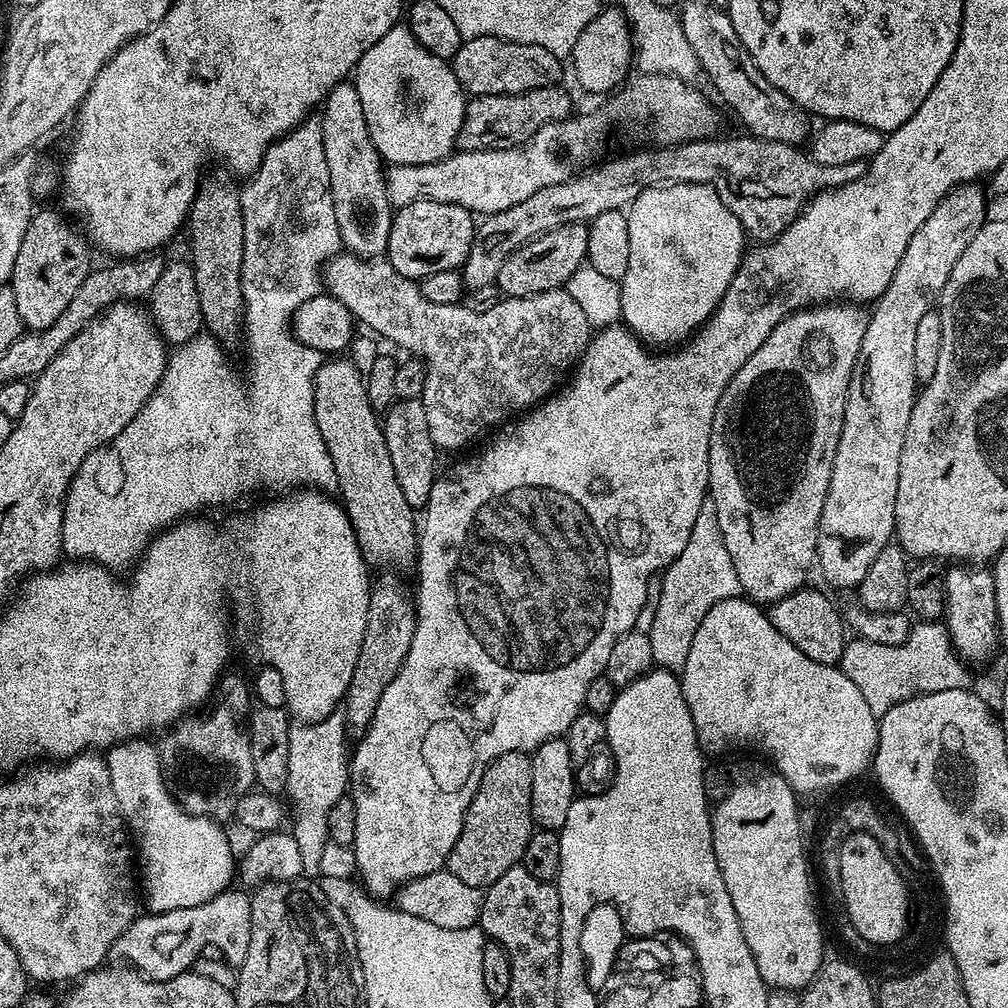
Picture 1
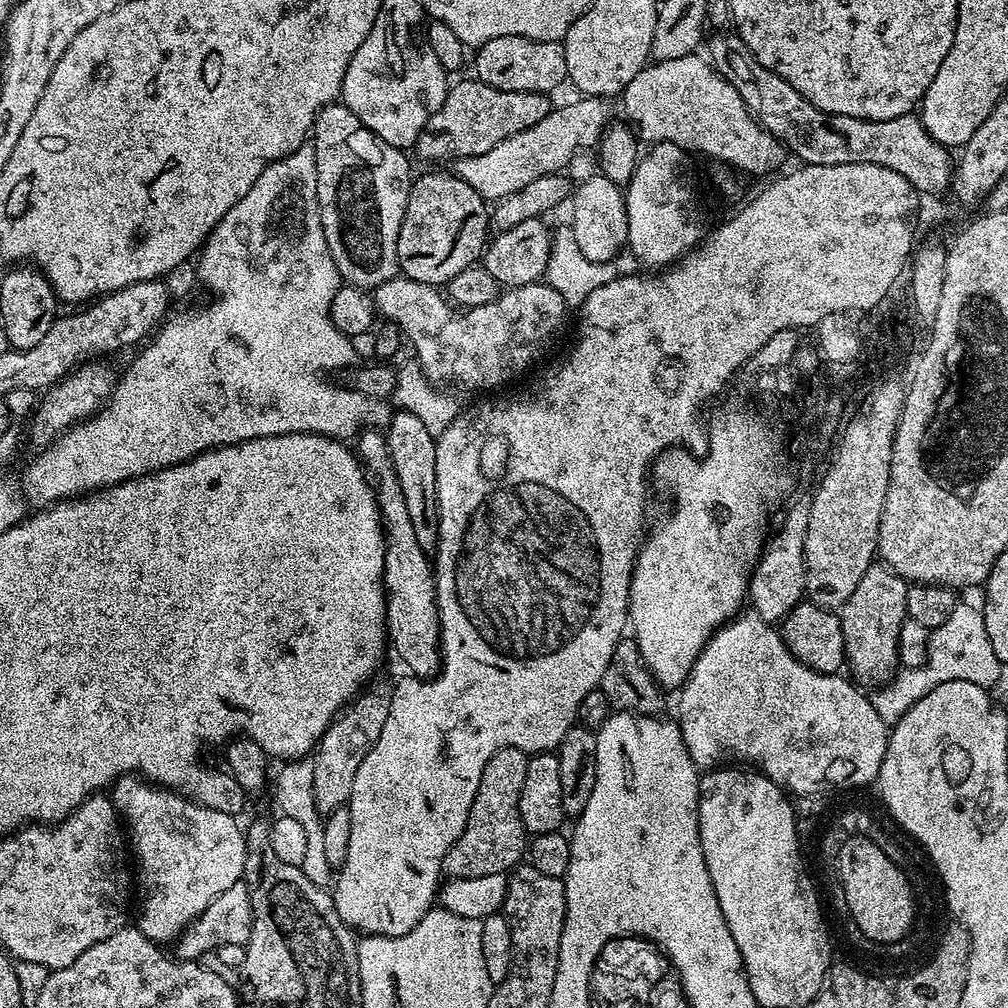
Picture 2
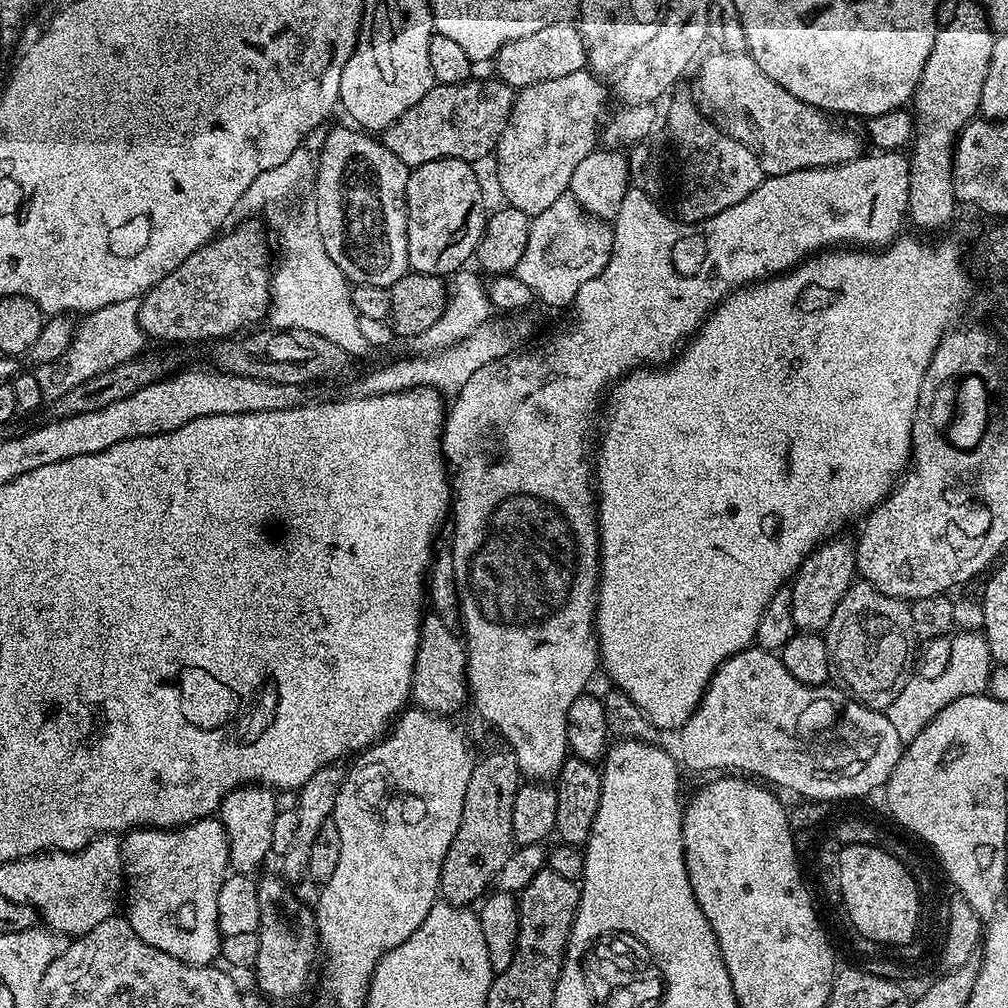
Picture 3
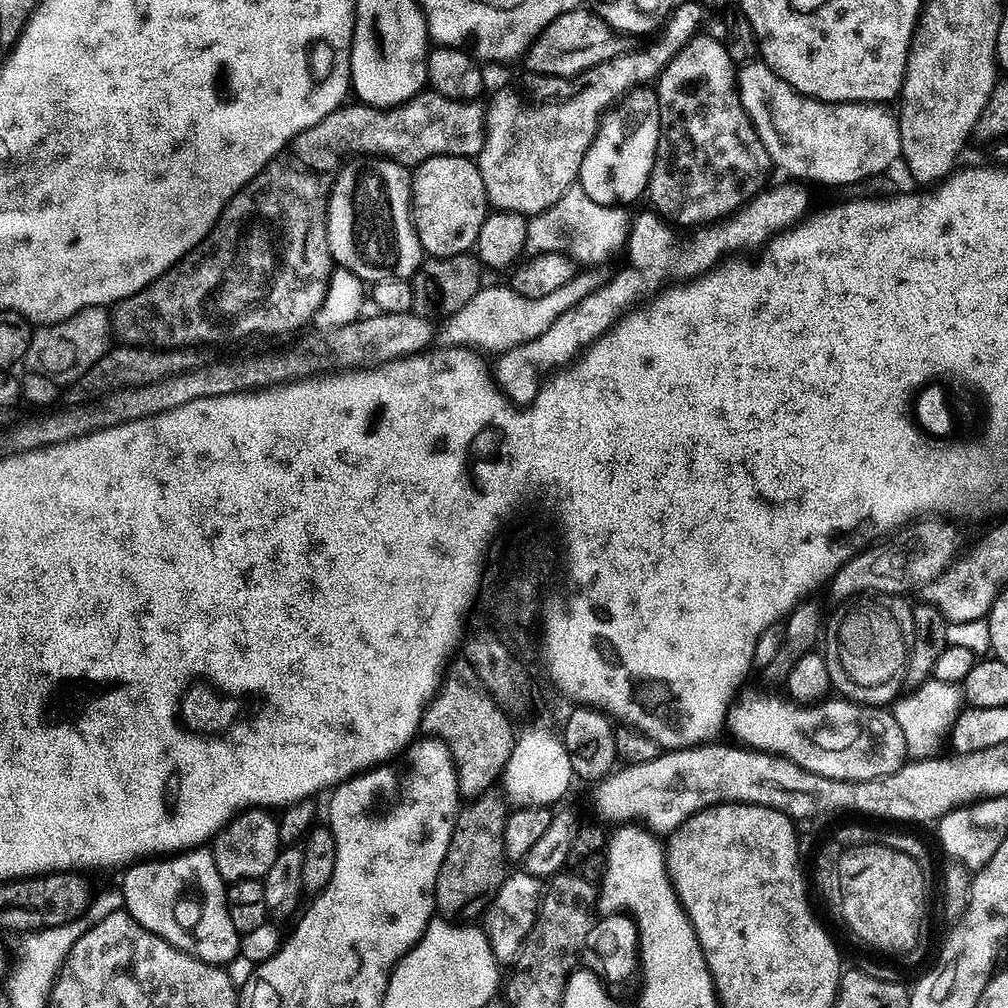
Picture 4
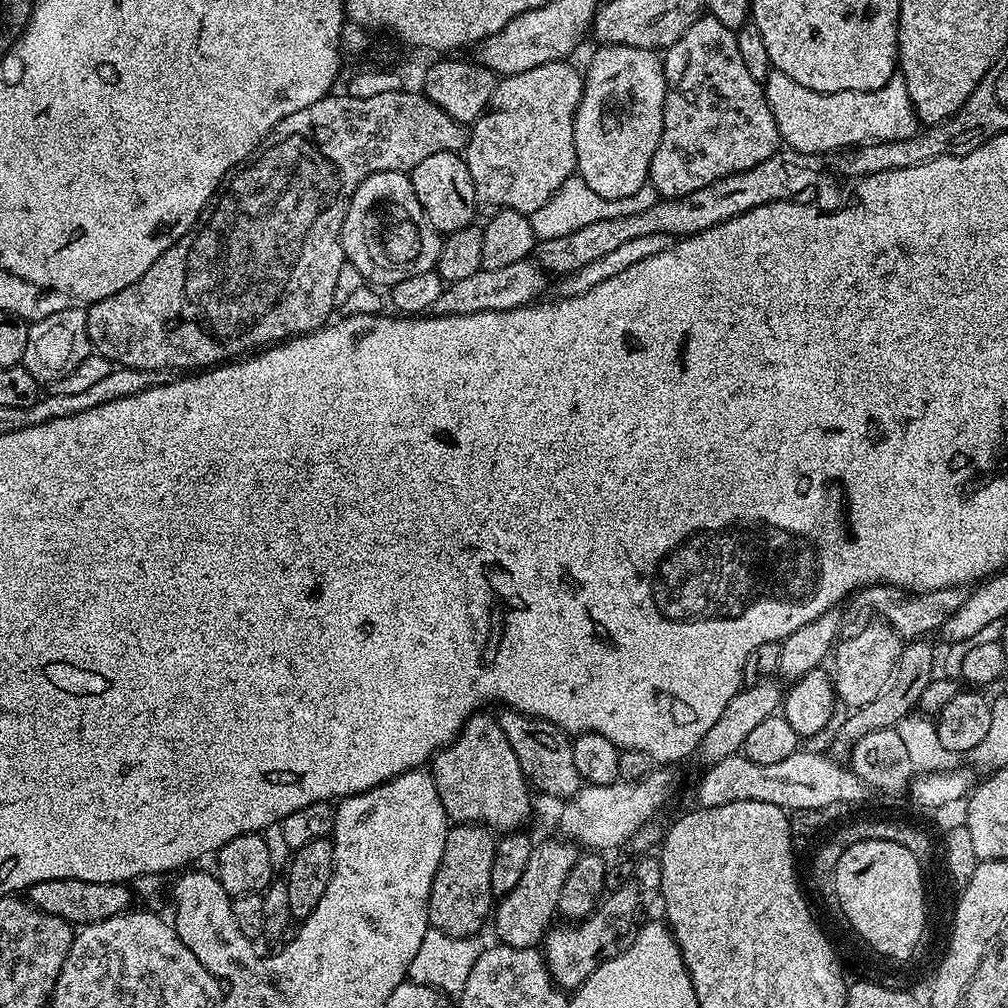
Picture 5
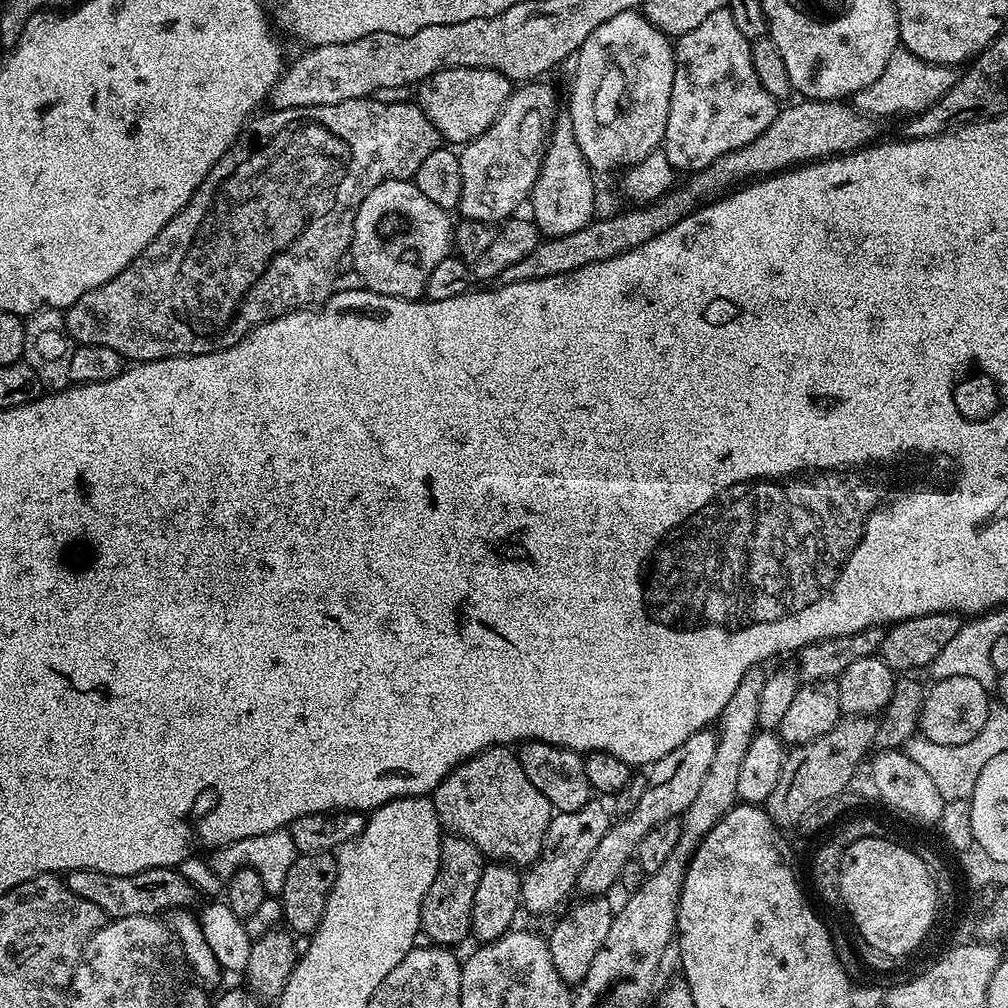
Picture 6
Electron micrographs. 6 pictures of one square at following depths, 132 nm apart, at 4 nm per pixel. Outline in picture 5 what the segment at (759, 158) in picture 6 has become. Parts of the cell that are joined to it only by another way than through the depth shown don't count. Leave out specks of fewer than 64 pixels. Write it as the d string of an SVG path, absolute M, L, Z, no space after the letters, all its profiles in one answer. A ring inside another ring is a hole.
M532 258L513 262L511 266L480 268L474 274L470 274L470 278L462 278L462 282L448 284L442 298L434 302L432 312L437 316L457 316L523 308L524 305L539 301L543 297L540 295L547 290L548 280L550 280L549 273Z

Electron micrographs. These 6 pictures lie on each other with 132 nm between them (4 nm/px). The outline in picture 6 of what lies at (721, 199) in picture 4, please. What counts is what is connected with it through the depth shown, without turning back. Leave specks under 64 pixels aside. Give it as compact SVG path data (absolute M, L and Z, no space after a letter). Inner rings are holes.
M726 6L714 10L714 14L707 16L700 25L694 26L694 30L679 36L675 41L674 51L676 73L674 86L670 90L670 110L666 118L662 151L673 170L691 174L709 168L714 161L722 158L722 154L754 142L754 138L758 138L758 134L762 134L762 130L766 130L770 122L774 122L778 101L766 94L762 82L758 82L758 74L754 72L752 61L752 41L738 30L738 25Z

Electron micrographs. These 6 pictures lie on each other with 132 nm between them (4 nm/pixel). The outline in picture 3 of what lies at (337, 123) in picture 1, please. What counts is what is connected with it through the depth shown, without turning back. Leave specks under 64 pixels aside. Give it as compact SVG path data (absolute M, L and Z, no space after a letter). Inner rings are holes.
M352 126L347 127L330 129L320 152L318 148L318 159L314 164L316 225L322 234L326 254L334 258L338 270L342 270L342 274L353 285L369 284L391 289L409 271L406 182L410 169L375 135Z

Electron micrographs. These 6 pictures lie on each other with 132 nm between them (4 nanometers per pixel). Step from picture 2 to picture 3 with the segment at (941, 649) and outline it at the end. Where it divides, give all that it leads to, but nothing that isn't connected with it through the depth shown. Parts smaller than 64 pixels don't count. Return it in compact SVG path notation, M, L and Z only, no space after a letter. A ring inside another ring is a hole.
M960 630L960 633L957 631L955 635L951 637L950 662L946 666L946 670L942 670L942 674L938 674L938 678L922 678L921 676L910 678L906 682L902 694L898 694L898 698L894 698L894 702L890 702L886 714L890 718L894 730L897 731L899 740L902 744L913 741L914 738L921 733L921 730L924 729L925 726L943 710L943 708L950 706L950 702L954 702L958 698L978 696L988 692L988 679L992 677L992 670L994 667L992 652L988 648L987 640L984 639L979 631L966 631L970 630Z

